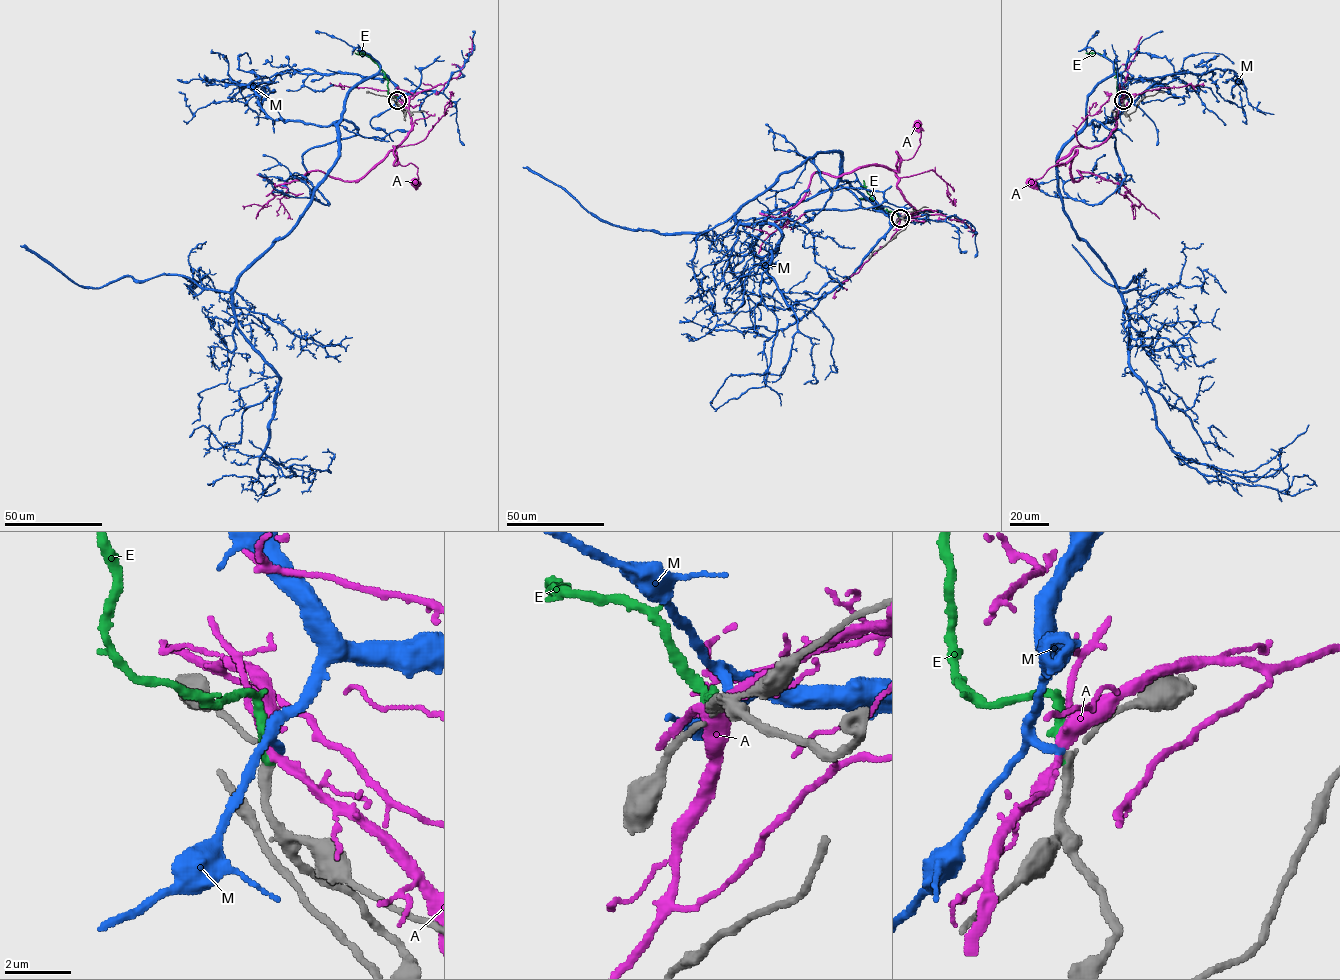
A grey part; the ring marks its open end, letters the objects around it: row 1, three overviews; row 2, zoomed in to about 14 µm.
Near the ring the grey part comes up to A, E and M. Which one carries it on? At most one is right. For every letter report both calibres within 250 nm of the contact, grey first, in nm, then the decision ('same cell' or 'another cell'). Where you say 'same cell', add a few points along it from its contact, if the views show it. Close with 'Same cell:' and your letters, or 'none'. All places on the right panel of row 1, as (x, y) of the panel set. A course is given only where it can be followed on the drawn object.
A: 260 nm thick on the grey side, 360 nm on the other; another cell
E: 280 nm thick on the grey side, 240 nm on the other; another cell
M: 240 nm thick on the grey side, 240 nm on the other; same cell; it runs (1123, 99), (1119, 74), (1088, 96), (1057, 189), (1121, 295), (1158, 430), (1190, 461), (1268, 476), (1309, 424)
Same cell: M

